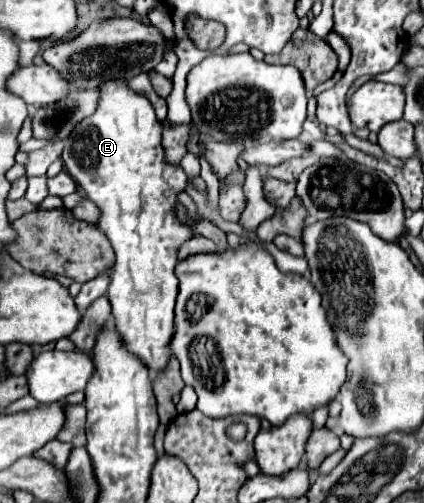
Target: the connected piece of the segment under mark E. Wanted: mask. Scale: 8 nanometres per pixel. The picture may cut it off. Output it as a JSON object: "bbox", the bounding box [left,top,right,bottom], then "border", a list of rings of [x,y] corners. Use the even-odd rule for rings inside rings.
{"bbox":[62,81,194,373],"border":[[[108,81],[100,87],[100,93],[102,93],[102,101],[98,103],[98,109],[94,115],[86,117],[84,121],[80,121],[74,131],[70,133],[70,137],[64,141],[64,151],[62,151],[62,161],[64,161],[64,167],[68,171],[68,175],[76,181],[76,185],[82,189],[80,193],[90,197],[96,207],[100,209],[100,219],[98,219],[98,229],[108,237],[114,253],[116,253],[116,261],[114,261],[114,271],[112,271],[112,281],[110,281],[110,287],[108,287],[108,299],[110,299],[110,305],[112,305],[112,315],[114,315],[114,321],[116,321],[116,329],[118,333],[122,335],[126,347],[132,349],[134,355],[138,355],[142,359],[142,363],[146,363],[148,369],[152,369],[152,373],[158,373],[160,369],[166,367],[168,359],[170,359],[170,337],[174,333],[174,301],[176,301],[176,295],[178,295],[178,279],[174,275],[174,267],[178,263],[178,249],[184,241],[188,241],[194,233],[188,225],[184,225],[176,211],[178,211],[178,195],[182,191],[186,191],[186,185],[188,185],[188,177],[184,173],[184,169],[180,165],[168,165],[166,163],[166,155],[164,155],[164,147],[162,147],[162,123],[156,119],[156,113],[154,113],[154,107],[150,105],[150,101],[146,101],[146,97],[134,93],[128,83],[124,81]]]}

